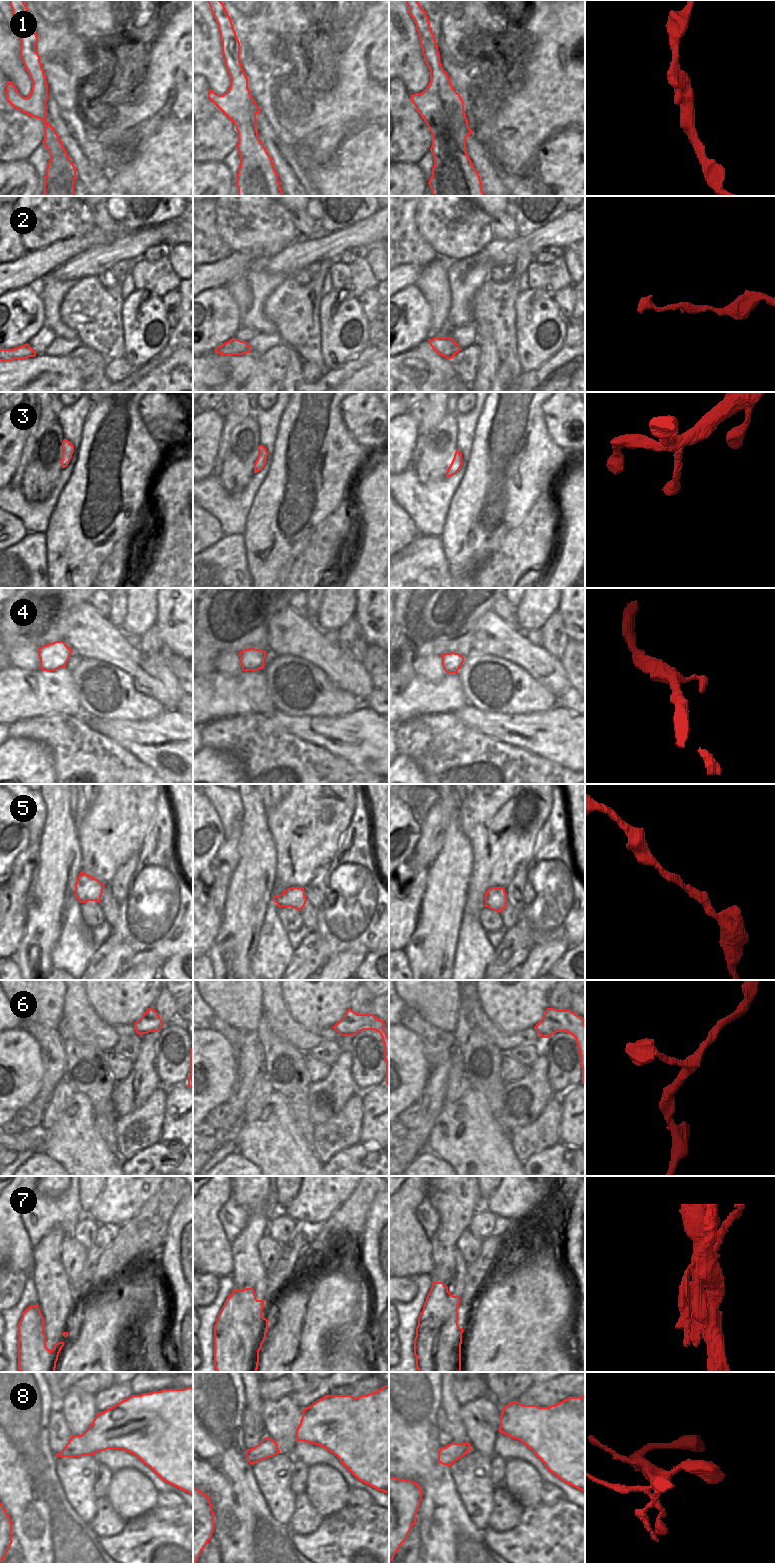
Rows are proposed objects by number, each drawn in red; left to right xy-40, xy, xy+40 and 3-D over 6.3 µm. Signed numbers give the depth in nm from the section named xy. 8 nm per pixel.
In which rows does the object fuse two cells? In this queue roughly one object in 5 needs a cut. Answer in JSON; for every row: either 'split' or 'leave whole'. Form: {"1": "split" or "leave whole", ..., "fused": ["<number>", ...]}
{"1": "leave whole", "2": "leave whole", "3": "leave whole", "4": "leave whole", "5": "leave whole", "6": "leave whole", "7": "split", "8": "leave whole", "fused": ["7"]}

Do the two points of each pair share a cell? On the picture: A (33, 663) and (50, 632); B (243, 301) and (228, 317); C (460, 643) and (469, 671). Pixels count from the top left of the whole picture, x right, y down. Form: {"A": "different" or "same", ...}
{"A": "different", "B": "different", "C": "different"}

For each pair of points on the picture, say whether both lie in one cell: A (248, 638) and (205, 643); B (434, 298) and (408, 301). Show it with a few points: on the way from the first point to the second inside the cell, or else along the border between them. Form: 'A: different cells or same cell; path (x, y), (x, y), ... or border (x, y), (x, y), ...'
A: same cell; path (237, 641), (231, 644), (216, 643)
B: different cells; border (416, 284), (429, 304), (432, 322)

